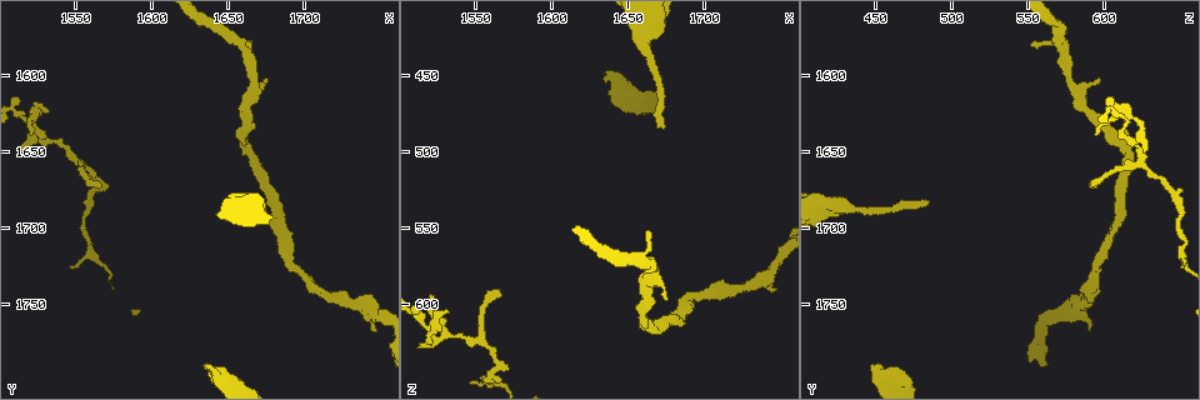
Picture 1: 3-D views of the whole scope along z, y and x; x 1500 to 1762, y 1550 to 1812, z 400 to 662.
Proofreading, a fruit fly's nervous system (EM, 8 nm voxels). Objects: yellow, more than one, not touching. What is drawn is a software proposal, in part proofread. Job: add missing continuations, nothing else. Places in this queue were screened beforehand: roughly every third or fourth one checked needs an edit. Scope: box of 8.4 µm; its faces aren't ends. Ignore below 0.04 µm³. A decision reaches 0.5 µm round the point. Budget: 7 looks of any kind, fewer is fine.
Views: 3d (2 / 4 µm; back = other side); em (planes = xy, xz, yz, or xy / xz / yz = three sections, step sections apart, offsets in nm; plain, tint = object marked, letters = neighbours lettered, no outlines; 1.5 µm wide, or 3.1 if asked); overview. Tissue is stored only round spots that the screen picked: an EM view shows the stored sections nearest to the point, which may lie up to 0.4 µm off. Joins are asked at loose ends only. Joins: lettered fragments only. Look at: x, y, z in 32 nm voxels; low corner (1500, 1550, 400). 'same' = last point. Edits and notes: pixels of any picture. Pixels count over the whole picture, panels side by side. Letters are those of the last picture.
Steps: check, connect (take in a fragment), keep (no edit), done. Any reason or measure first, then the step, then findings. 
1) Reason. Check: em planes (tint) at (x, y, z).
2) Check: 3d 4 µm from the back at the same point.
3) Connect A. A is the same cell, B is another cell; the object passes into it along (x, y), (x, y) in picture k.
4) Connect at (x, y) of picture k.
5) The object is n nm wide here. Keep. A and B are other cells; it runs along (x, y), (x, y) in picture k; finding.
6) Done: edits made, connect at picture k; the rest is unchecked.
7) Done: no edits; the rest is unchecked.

End of a long branch. Check: em planes (plain) at (1670, 1682, 478).

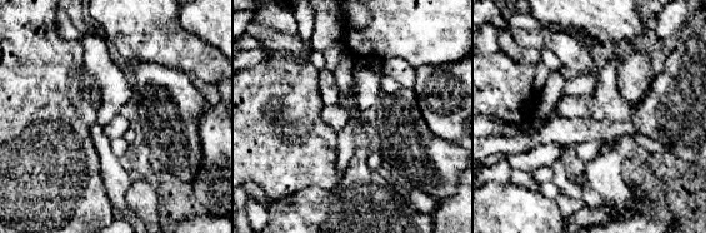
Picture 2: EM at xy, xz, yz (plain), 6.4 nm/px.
Check: em planes (letters) at the same point.

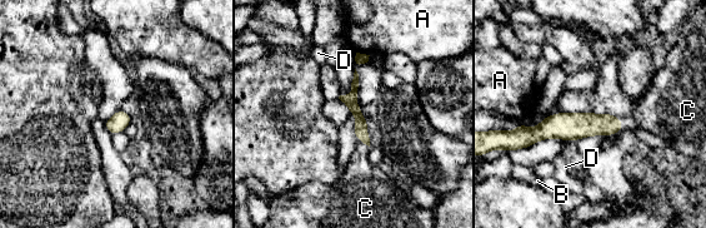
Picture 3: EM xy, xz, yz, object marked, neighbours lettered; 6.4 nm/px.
Connect C. C is the same cell, A, B and D are other cells; the object passes into it along (360, 128), (365, 143), (361, 182) in picture 3; it goes on there.

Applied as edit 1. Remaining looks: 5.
Thin end. Check: em planes (plain) at (1746, 1766, 590).

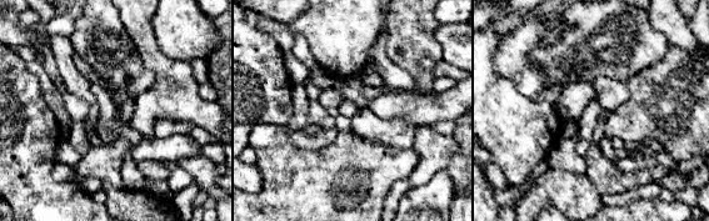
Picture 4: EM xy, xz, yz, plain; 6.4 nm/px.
Check: em planes (letters) at the same point.

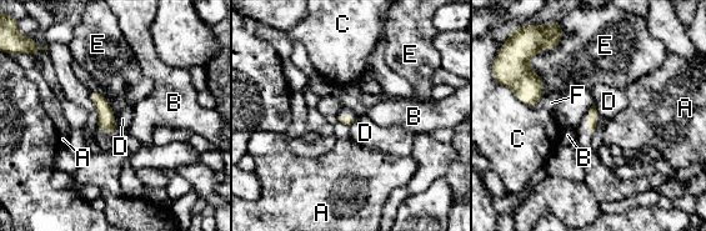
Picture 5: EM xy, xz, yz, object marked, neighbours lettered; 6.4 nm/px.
Keep. A, B, C, D, E and F are other cells; a border runs along (594, 103), (599, 119) in picture 5; none of them fits.

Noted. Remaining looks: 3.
An open end. Check: em xz step 8 (letters) at (1564, 1672, 592).

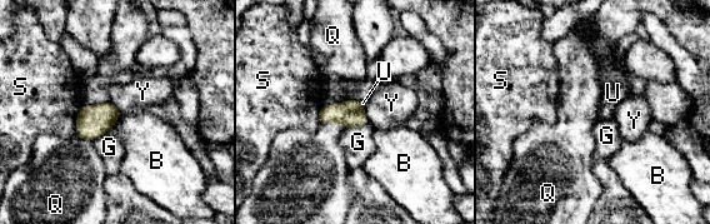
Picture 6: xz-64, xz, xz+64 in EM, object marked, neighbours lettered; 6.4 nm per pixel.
Check: em planes (letters) at the same point.

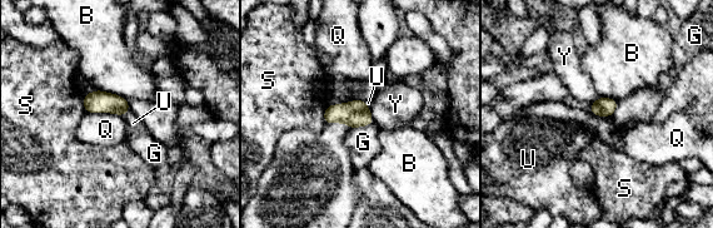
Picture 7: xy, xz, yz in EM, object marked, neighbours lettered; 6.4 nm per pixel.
The object is 130 nm wide here. Connect U. U is the same cell, B, G, Q, S and Y are other cells; the object passes into it along (98, 102), (125, 113), (133, 123) in picture 7; the neuron continues.

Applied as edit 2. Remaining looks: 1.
Done: edits made, connect at picture 3, connect at picture 7; the rest is unchecked.

